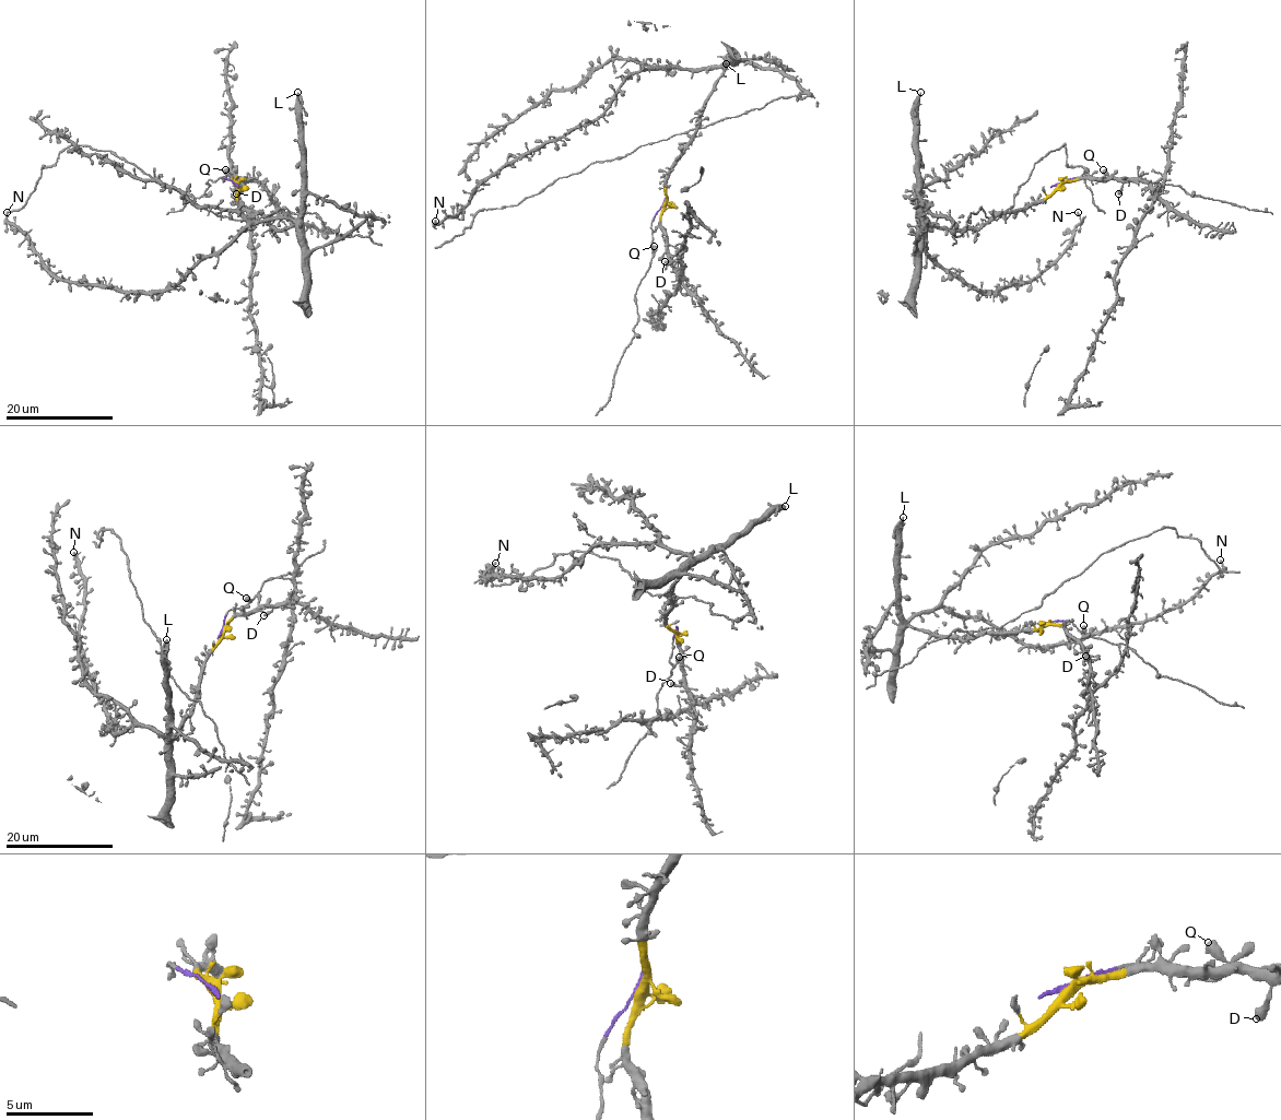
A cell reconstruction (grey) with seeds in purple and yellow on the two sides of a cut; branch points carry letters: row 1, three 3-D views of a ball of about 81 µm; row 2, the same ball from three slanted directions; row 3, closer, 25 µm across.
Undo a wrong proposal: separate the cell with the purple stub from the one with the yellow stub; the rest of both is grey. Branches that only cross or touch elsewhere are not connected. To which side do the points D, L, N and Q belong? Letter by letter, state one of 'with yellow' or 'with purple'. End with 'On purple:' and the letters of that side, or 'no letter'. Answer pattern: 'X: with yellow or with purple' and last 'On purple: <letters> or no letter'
D: with yellow
L: with yellow
N: with yellow
Q: with purple
On purple: Q

